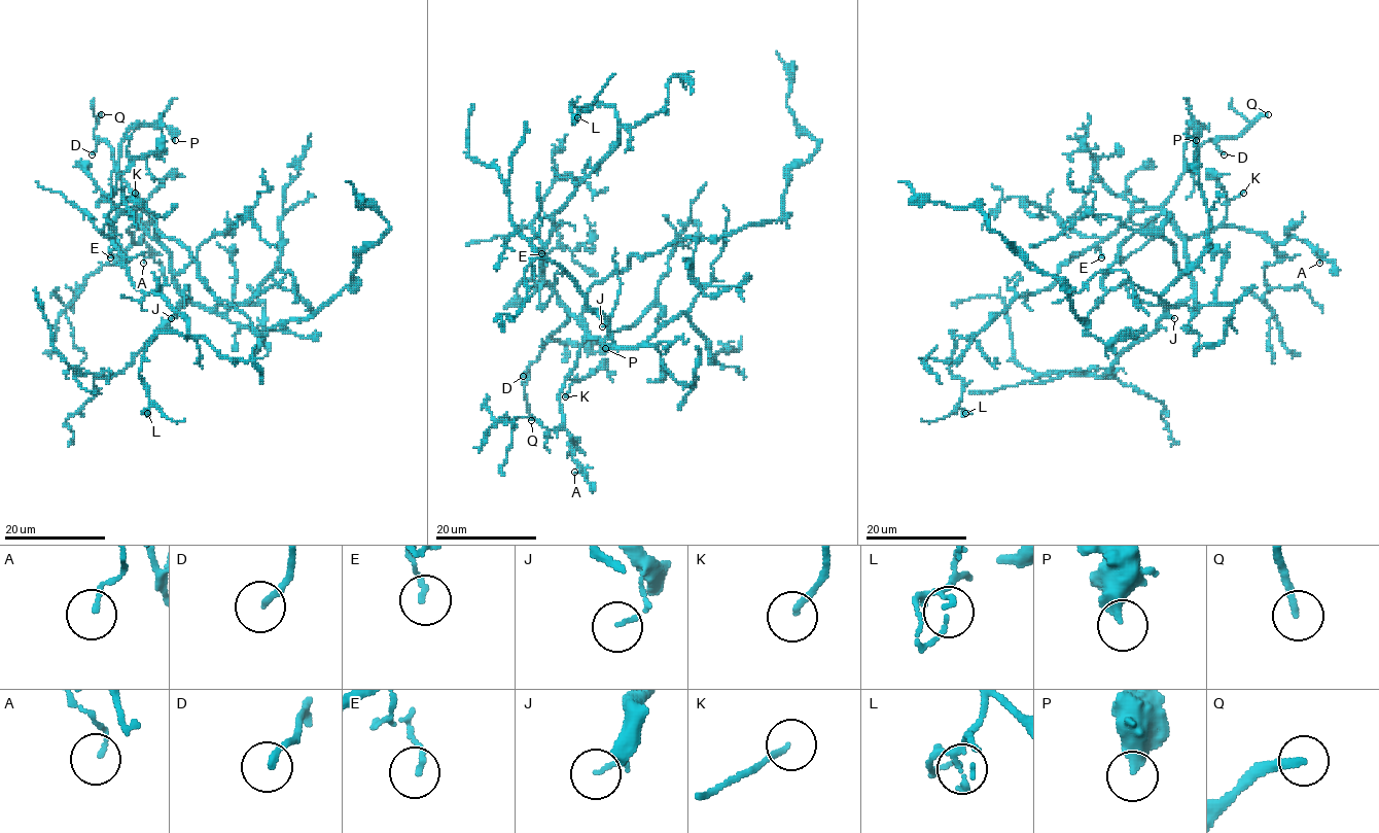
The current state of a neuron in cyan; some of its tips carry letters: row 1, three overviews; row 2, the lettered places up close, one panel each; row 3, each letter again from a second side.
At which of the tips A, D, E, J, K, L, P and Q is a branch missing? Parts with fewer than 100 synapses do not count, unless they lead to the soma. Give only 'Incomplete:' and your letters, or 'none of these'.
Incomplete: Q

